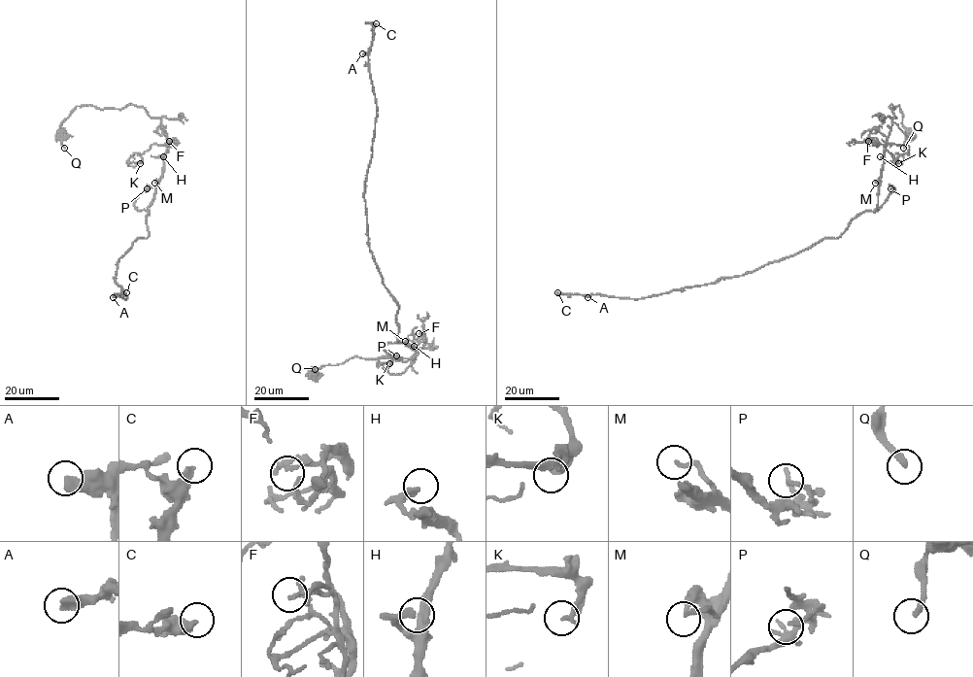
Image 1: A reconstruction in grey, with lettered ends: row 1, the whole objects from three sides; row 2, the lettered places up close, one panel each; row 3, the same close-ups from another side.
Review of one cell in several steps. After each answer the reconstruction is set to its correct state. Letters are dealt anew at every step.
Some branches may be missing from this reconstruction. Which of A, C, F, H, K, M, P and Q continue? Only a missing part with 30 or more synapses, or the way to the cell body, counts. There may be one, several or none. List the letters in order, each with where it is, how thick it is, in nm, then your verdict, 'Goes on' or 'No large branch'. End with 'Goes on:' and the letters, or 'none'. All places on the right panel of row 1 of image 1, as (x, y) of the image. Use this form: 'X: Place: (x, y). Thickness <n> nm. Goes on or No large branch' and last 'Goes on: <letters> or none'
A: Place: (587, 297). Thickness 480 nm. No large branch
C: Place: (557, 292). Thickness 300 nm. Goes on
F: Place: (868, 141). Thickness 160 nm. No large branch
H: Place: (880, 156). Thickness 260 nm. No large branch
K: Place: (898, 163). Thickness 170 nm. No large branch
M: Place: (875, 183). Thickness 170 nm. No large branch
P: Place: (890, 188). Thickness 170 nm. No large branch
Q: Place: (903, 148). Thickness 280 nm. No large branch
Goes on: C

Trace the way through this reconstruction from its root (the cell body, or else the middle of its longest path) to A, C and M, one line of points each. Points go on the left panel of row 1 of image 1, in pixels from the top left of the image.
A: (62, 134), (77, 106), (134, 105), (161, 118), (167, 150), (149, 235), (118, 260), (126, 297), (113, 297)
C: (62, 134), (77, 106), (134, 105), (161, 118), (167, 150), (149, 235), (118, 260), (114, 277), (126, 292)
M: (62, 134), (61, 123), (77, 106), (143, 107), (150, 117), (161, 118), (167, 138), (163, 175), (154, 183)

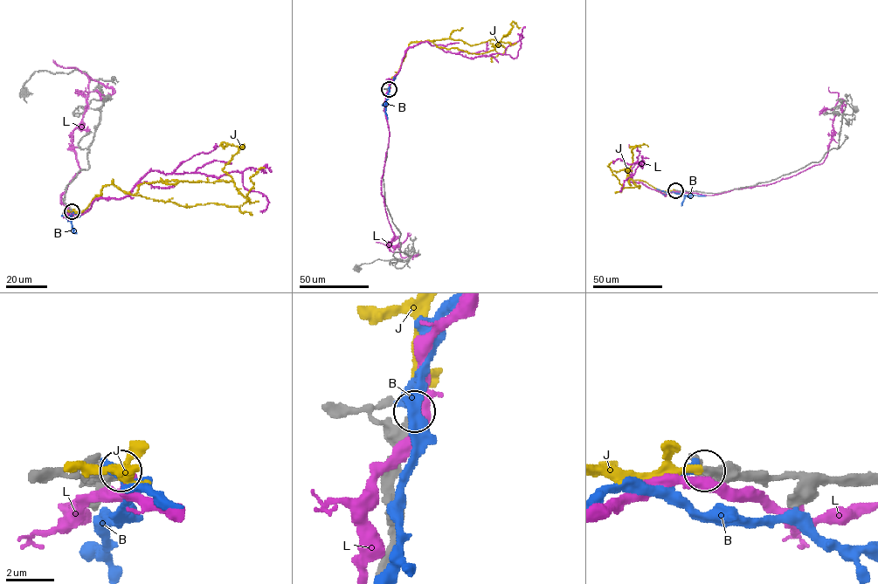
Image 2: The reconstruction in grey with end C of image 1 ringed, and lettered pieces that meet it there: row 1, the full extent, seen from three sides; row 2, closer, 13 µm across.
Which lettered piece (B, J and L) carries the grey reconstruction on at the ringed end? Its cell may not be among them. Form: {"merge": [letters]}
{"merge": ["J"]}

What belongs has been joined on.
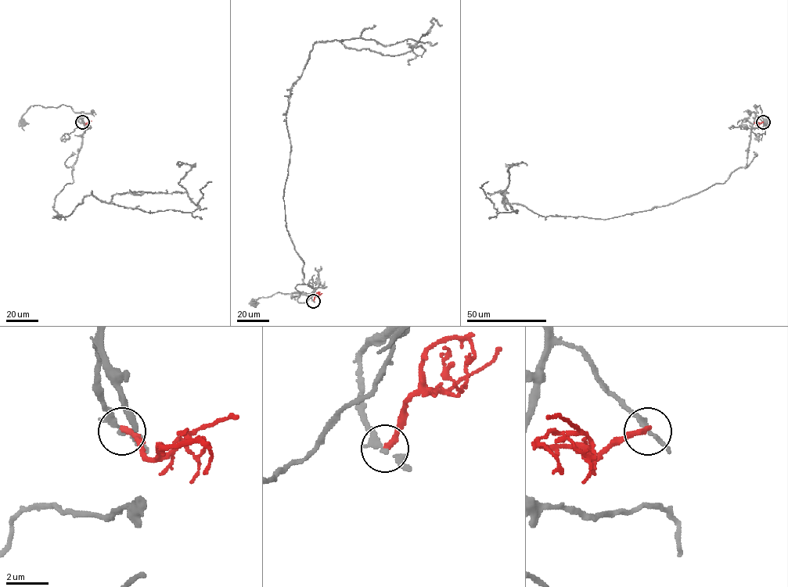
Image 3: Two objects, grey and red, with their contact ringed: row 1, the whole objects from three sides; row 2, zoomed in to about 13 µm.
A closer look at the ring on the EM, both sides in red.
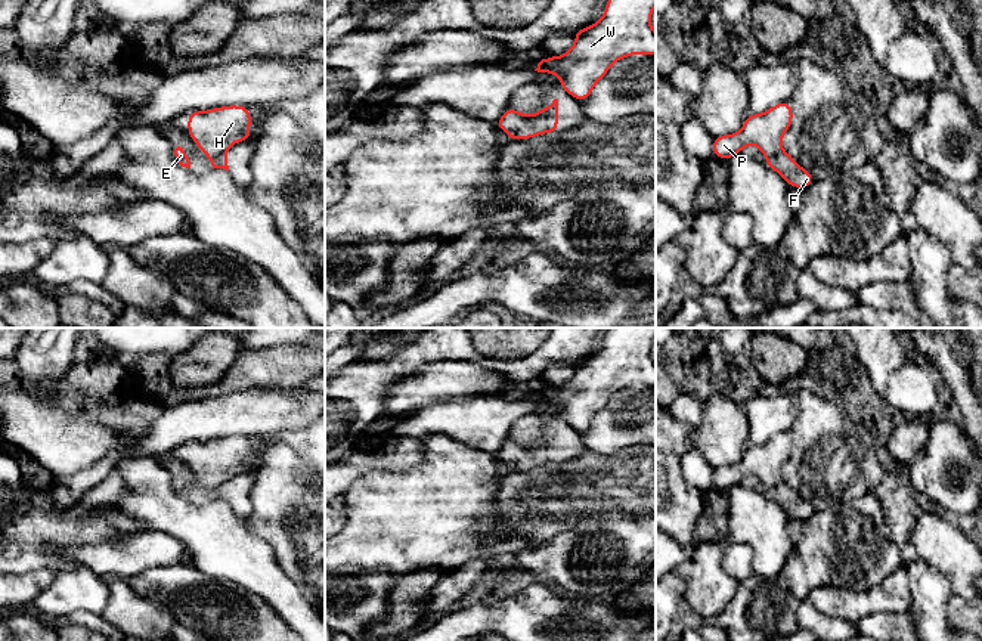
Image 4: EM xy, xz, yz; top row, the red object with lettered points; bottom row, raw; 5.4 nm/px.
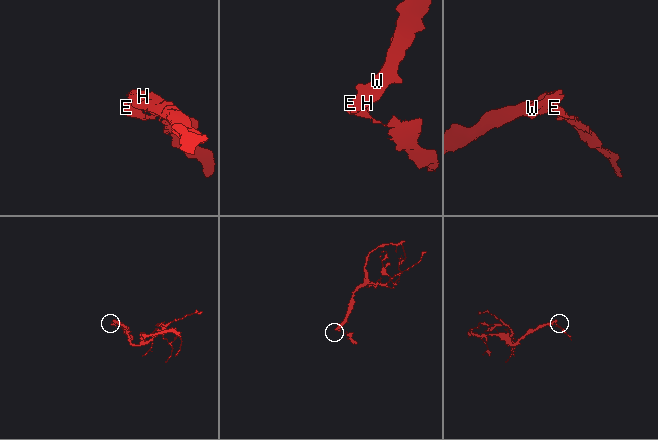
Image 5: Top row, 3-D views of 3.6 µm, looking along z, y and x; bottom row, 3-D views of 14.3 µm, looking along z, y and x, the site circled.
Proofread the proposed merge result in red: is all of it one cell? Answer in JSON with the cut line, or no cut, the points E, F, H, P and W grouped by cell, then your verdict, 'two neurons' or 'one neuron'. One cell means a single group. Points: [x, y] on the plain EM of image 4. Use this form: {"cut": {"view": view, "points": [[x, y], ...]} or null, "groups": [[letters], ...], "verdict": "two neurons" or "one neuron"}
{"cut": {"view": "xy", "points": [[226, 479], [208, 488]]}, "groups": [["E", "F"], ["H", "P", "W"]], "verdict": "two neurons"}

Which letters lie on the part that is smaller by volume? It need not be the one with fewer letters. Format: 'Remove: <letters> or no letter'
Remove: E, F

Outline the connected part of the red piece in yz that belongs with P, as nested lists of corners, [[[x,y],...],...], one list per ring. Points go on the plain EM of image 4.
[[[790,431],[778,433],[763,445],[747,445],[740,462],[713,470],[712,480],[716,489],[728,492],[741,484],[746,476],[756,476],[765,486],[781,480],[781,470],[793,455]]]

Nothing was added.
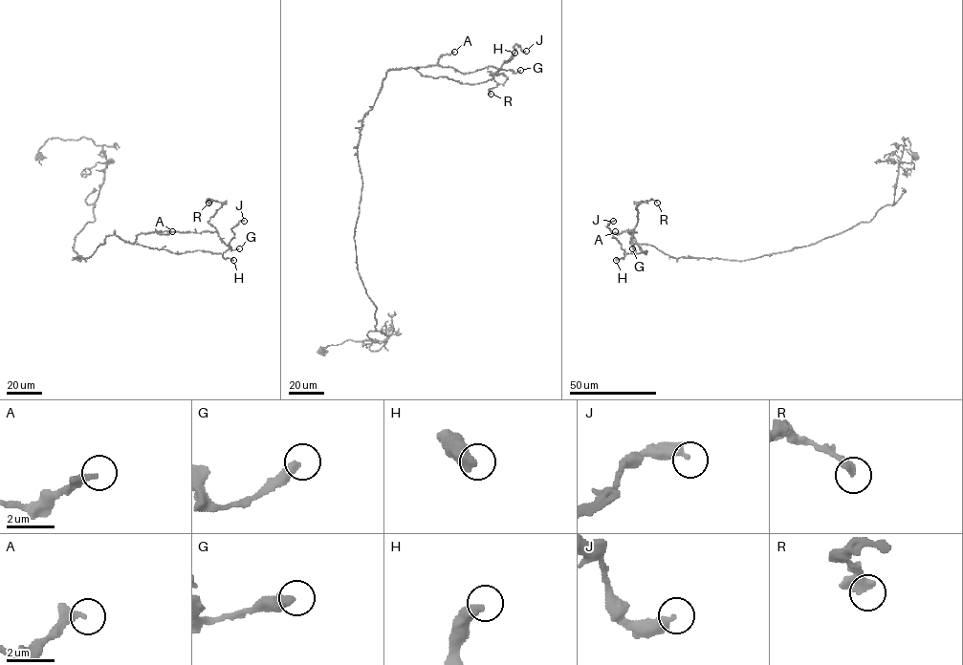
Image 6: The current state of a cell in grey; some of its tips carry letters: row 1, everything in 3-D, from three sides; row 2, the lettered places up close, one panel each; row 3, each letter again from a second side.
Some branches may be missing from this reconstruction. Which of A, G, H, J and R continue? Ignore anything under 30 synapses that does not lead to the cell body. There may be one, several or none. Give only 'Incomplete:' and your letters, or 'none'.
Incomplete: none

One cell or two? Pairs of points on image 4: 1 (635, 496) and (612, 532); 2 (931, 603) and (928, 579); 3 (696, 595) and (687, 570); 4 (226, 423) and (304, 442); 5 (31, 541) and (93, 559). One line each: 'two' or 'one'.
1: two
2: one
3: one
4: two
5: two

